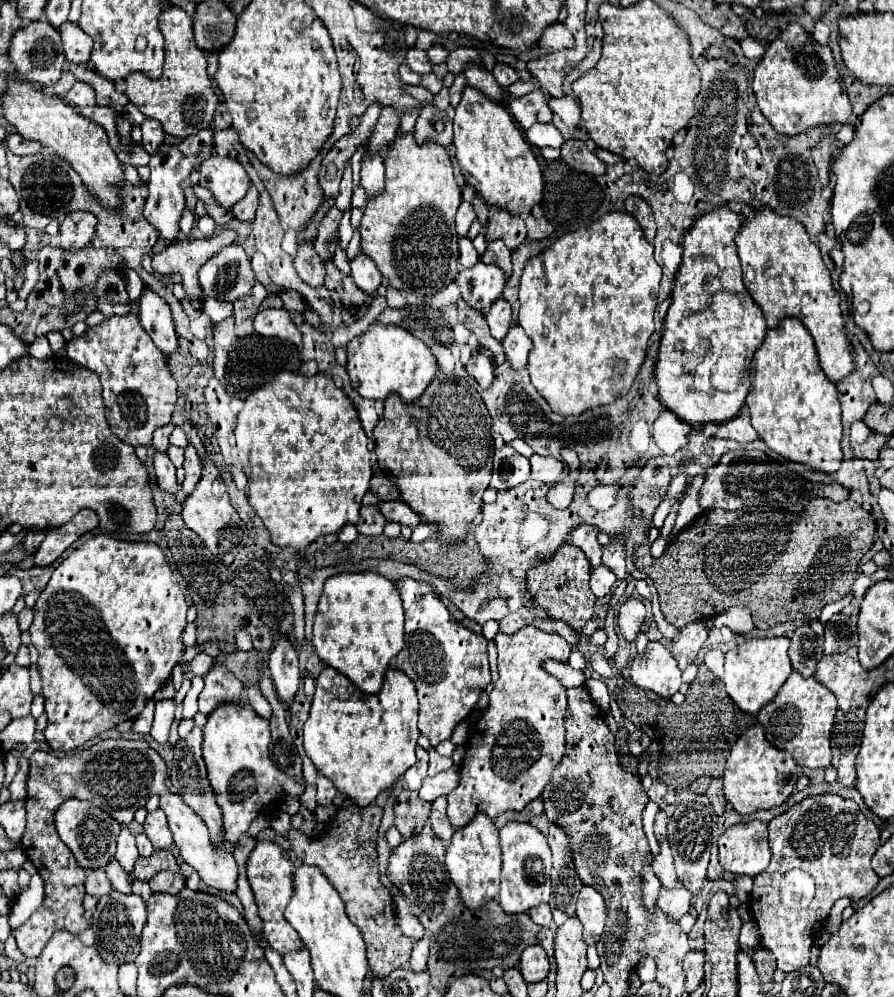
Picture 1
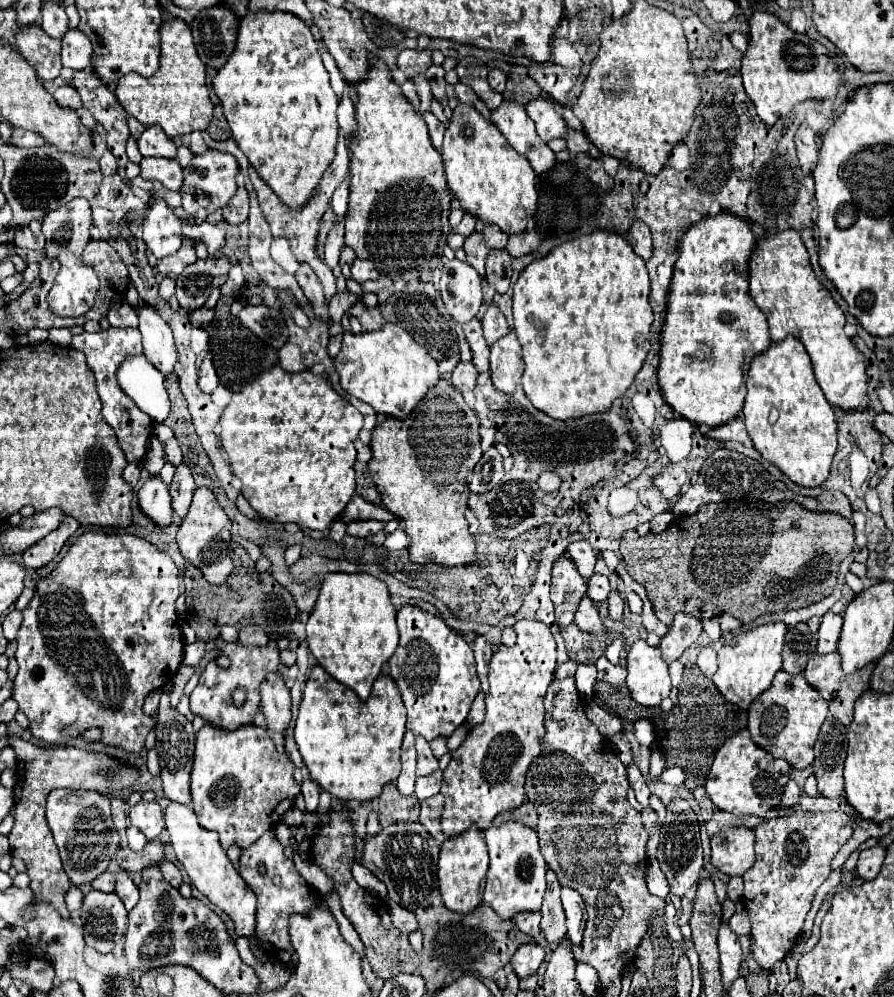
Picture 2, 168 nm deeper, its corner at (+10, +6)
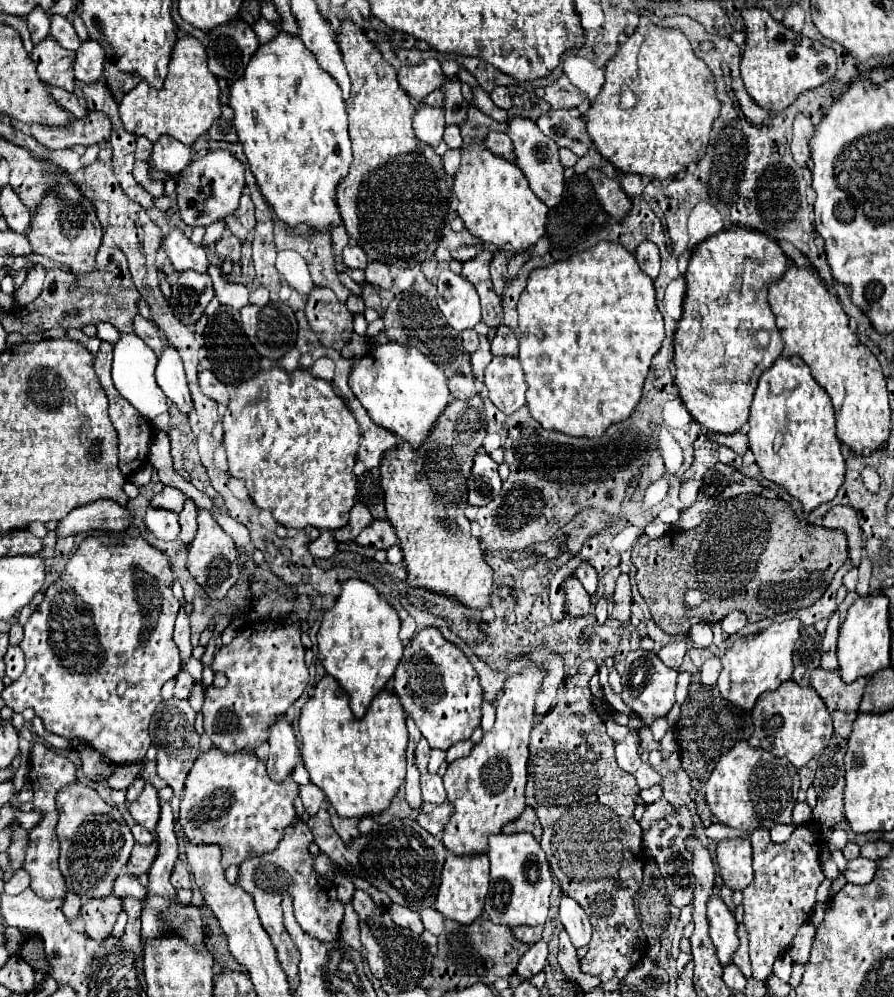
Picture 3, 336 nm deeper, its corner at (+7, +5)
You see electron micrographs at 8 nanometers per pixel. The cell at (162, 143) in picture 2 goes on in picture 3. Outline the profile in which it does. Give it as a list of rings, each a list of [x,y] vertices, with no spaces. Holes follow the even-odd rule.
[[[162,135],[152,149],[150,163],[156,171],[178,175],[192,159],[192,149],[170,135]]]

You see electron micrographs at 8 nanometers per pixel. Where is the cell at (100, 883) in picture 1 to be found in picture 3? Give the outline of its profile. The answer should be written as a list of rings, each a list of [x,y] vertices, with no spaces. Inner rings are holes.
[[[120,875],[116,881],[114,881],[114,887],[112,887],[112,895],[114,897],[136,897],[140,901],[144,901],[146,897],[146,889],[138,883],[138,879],[134,875]]]

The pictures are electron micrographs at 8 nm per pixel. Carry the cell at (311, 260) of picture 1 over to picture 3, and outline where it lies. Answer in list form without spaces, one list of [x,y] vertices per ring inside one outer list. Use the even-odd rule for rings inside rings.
[[[312,287],[306,303],[306,319],[324,347],[340,351],[352,337],[352,313],[326,287]]]

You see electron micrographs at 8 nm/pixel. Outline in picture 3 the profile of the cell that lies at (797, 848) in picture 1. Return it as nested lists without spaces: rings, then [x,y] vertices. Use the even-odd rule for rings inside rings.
[[[806,825],[796,827],[786,843],[774,843],[770,839],[768,829],[756,829],[750,835],[750,843],[754,849],[754,853],[752,853],[754,881],[742,891],[744,893],[744,903],[742,903],[744,905],[744,925],[748,927],[748,935],[750,935],[752,977],[758,981],[764,981],[772,973],[772,963],[790,949],[796,931],[800,929],[800,925],[804,925],[808,921],[808,917],[814,909],[816,889],[824,881],[824,873],[822,873],[822,865],[820,865],[820,851],[822,849],[820,849],[820,835],[812,833]]]

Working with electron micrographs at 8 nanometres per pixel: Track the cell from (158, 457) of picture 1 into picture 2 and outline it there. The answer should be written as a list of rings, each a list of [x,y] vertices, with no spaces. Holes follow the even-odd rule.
[[[151,476],[139,490],[139,508],[157,526],[165,528],[173,522],[173,508],[167,484],[159,476]]]

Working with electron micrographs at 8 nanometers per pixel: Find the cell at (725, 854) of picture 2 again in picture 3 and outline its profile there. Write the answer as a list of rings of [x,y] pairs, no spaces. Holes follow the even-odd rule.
[[[726,839],[716,847],[716,861],[724,885],[744,889],[752,883],[752,847],[748,839]]]

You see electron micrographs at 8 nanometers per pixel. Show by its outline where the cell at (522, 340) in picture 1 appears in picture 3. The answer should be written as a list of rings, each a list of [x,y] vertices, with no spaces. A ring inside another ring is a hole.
[[[494,357],[486,367],[484,383],[490,401],[508,415],[526,403],[526,381],[518,357]]]

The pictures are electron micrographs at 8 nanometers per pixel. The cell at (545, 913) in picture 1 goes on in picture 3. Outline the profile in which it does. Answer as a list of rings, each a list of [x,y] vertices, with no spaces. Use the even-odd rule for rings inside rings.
[[[520,925],[520,927],[514,927],[514,929],[512,929],[512,933],[514,933],[514,937],[516,937],[518,941],[532,945],[532,943],[540,941],[540,937],[542,937],[542,929],[544,929],[542,925],[536,925],[536,927]]]

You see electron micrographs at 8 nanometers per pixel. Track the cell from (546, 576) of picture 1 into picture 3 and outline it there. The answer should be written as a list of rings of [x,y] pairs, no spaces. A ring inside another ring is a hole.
[[[570,575],[564,579],[564,609],[568,615],[588,615],[590,611],[590,595],[582,587],[582,583]]]

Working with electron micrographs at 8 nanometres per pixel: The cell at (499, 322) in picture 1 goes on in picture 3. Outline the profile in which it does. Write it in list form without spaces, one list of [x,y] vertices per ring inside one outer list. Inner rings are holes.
[[[500,325],[496,329],[492,339],[492,355],[518,355],[518,339],[510,327]]]

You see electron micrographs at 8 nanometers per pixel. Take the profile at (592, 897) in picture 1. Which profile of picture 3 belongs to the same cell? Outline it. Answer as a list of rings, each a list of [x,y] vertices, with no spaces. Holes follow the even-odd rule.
[[[562,893],[562,897],[560,897],[560,921],[576,949],[590,943],[592,925],[588,921],[582,905],[578,901],[570,899],[566,893]]]

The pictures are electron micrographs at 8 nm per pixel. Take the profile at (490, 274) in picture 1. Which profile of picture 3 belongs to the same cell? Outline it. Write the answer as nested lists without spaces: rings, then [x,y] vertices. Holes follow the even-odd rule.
[[[448,267],[438,277],[438,307],[448,319],[448,325],[456,331],[472,329],[480,321],[480,299],[472,283]]]

